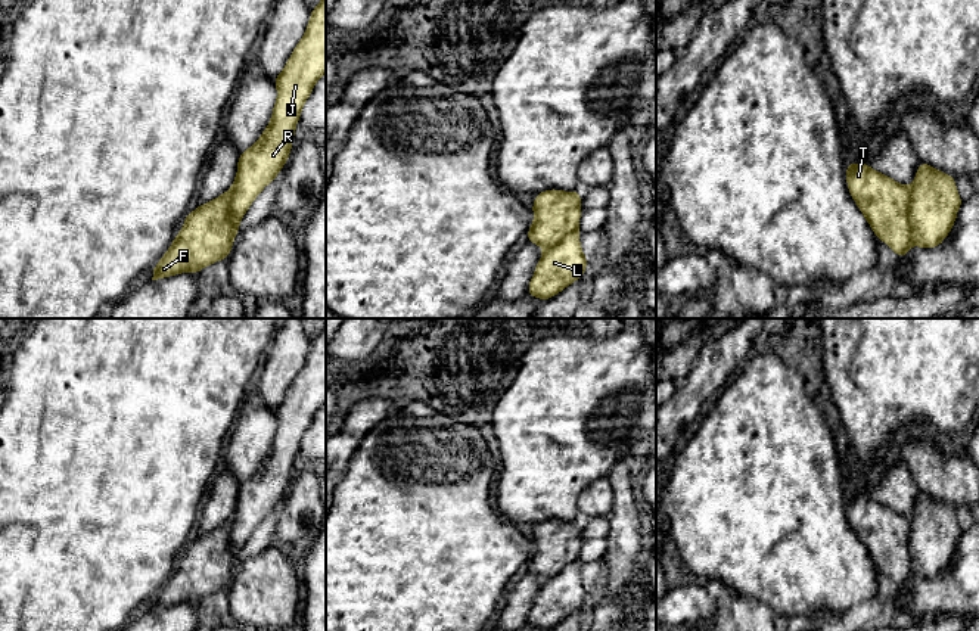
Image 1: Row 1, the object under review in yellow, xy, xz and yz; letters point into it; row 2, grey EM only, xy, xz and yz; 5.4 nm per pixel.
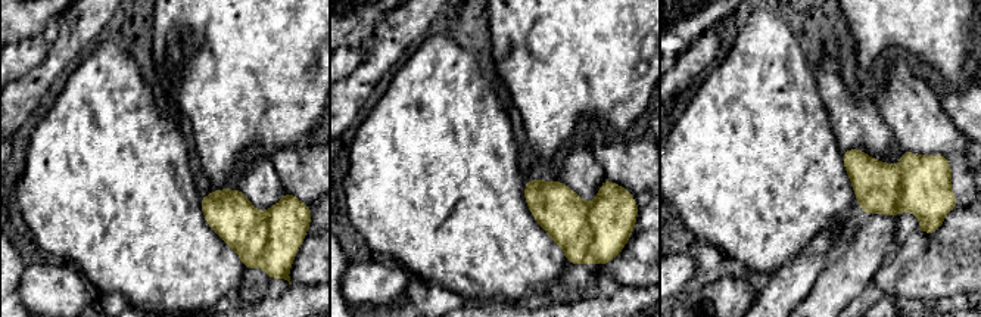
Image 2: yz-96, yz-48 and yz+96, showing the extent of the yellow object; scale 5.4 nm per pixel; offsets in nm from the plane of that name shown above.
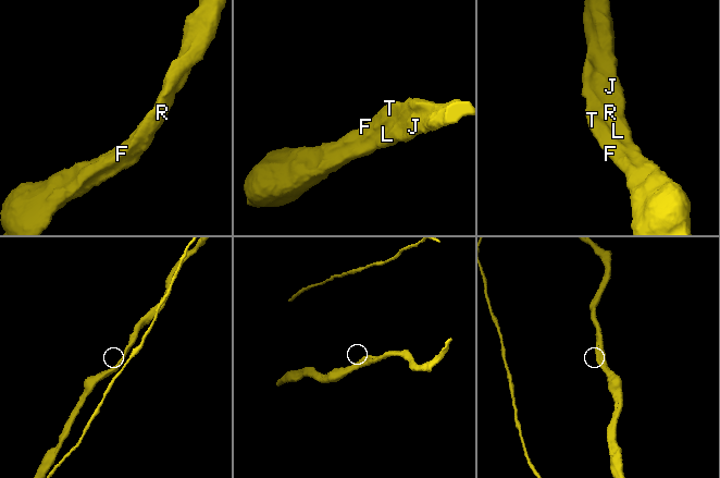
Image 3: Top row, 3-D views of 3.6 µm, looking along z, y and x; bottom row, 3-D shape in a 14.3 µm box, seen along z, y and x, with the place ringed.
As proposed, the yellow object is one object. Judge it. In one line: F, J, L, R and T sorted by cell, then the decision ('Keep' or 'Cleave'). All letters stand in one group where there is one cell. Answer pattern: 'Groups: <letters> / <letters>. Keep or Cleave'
Groups: F J L R T. Keep

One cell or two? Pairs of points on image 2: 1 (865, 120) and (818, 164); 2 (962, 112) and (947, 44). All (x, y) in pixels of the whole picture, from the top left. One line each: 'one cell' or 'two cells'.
1: two cells
2: two cells

